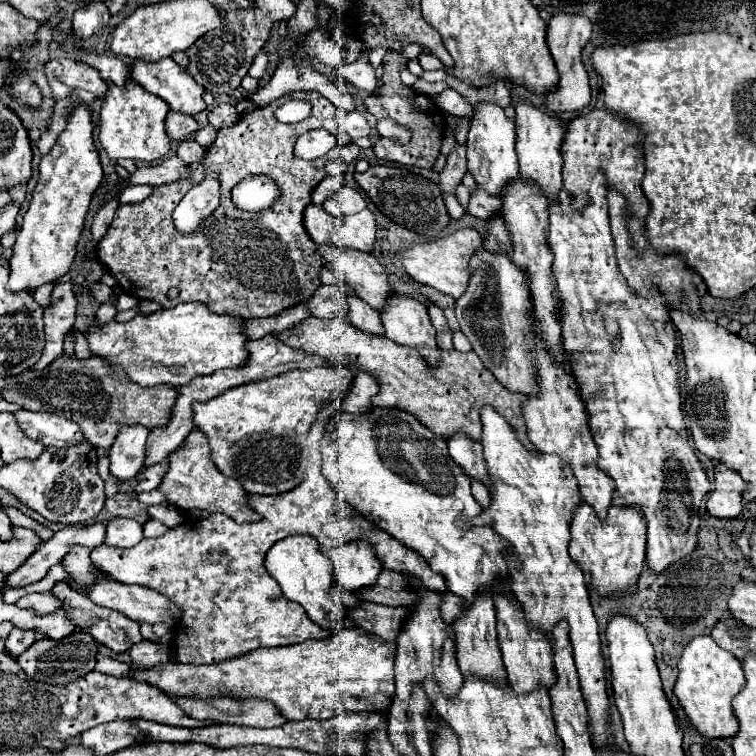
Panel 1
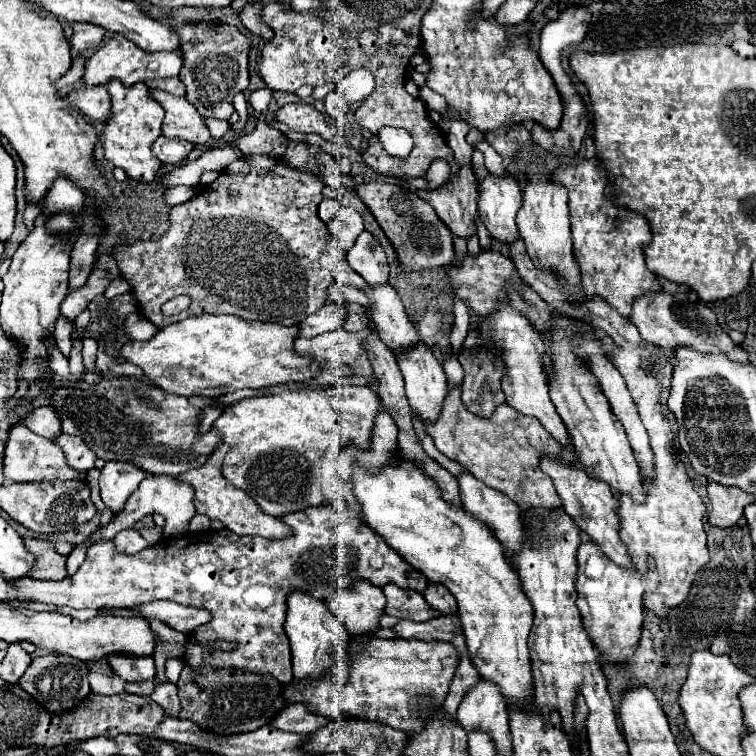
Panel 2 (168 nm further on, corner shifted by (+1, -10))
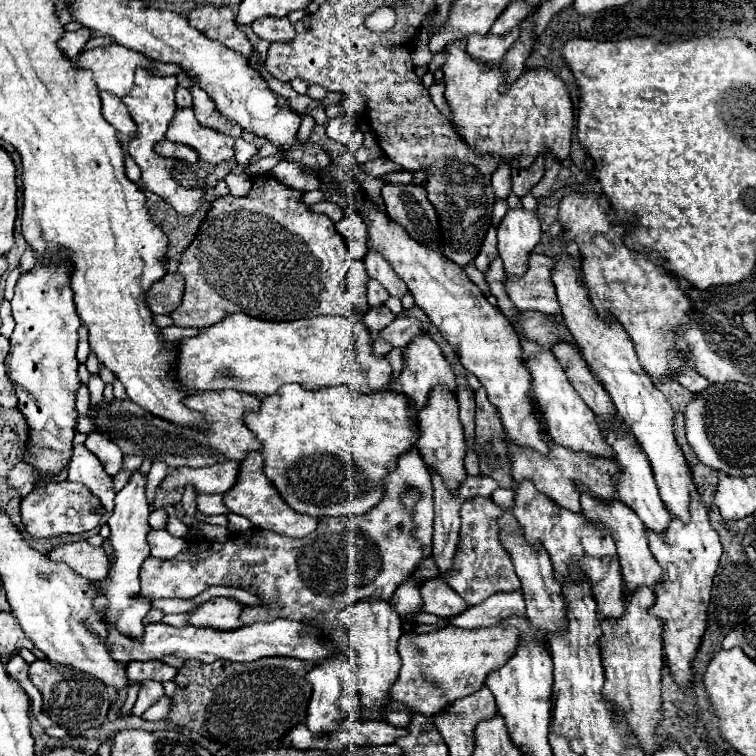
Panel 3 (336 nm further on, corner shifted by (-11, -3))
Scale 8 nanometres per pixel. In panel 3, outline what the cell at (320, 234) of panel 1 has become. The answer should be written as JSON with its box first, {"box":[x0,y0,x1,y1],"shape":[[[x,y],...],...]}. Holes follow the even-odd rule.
{"box":[366,278,388,306],"shape":[[[374,278],[368,280],[366,292],[368,292],[368,306],[382,306],[384,300],[388,298],[388,292],[384,290],[384,286],[380,286]]]}

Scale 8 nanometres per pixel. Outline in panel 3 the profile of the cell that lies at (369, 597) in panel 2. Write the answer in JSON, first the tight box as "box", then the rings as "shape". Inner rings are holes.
{"box":[338,598,402,720],"shape":[[[366,598],[340,610],[338,618],[346,626],[350,634],[350,646],[356,652],[354,660],[358,666],[358,694],[364,708],[364,718],[376,720],[380,708],[390,702],[388,686],[392,686],[392,680],[396,680],[396,672],[400,670],[400,656],[396,656],[396,640],[402,636],[400,616],[396,614],[390,600]]]}

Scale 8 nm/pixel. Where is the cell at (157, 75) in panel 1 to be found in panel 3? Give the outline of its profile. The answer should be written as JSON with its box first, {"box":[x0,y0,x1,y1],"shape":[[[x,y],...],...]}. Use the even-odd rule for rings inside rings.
{"box":[166,106,234,164],"shape":[[[192,106],[180,108],[166,132],[168,140],[192,146],[208,164],[222,164],[234,158],[234,138],[196,120]]]}

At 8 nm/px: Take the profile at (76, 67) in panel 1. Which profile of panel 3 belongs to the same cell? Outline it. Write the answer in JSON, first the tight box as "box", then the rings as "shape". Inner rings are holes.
{"box":[100,92,136,136],"shape":[[[100,92],[100,100],[102,100],[102,116],[124,136],[130,136],[132,132],[136,132],[136,126],[132,124],[132,118],[128,114],[126,104],[114,96],[112,92]]]}

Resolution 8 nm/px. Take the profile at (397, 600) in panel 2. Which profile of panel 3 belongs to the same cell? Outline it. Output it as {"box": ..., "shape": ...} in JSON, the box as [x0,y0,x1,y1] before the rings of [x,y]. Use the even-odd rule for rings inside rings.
{"box":[418,578,468,618],"shape":[[[430,578],[422,580],[418,584],[420,596],[422,596],[422,612],[436,614],[440,618],[452,618],[468,606],[458,592],[454,592],[446,582]]]}

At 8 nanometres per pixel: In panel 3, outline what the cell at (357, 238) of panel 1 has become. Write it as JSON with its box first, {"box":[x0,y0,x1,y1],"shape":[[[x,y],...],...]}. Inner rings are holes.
{"box":[364,248,406,298],"shape":[[[370,248],[364,256],[364,266],[366,266],[368,276],[376,278],[388,290],[390,296],[396,296],[396,298],[404,296],[404,292],[406,292],[404,280],[400,280],[400,276],[394,272],[392,264],[384,256],[380,256],[380,252]]]}

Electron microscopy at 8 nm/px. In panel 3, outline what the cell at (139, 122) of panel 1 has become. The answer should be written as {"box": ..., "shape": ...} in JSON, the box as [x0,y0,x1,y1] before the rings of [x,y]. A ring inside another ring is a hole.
{"box":[122,70,208,216],"shape":[[[138,70],[136,80],[134,80],[134,88],[130,90],[130,94],[126,94],[122,98],[122,102],[128,106],[130,116],[136,122],[136,134],[128,142],[128,154],[142,170],[142,186],[146,190],[152,190],[158,196],[166,198],[174,206],[174,210],[180,212],[182,216],[188,216],[198,210],[198,202],[208,188],[206,186],[208,172],[200,164],[190,164],[186,160],[166,158],[154,150],[156,142],[164,140],[166,130],[178,110],[176,98],[174,98],[176,86],[178,86],[176,76],[148,76],[144,70]]]}

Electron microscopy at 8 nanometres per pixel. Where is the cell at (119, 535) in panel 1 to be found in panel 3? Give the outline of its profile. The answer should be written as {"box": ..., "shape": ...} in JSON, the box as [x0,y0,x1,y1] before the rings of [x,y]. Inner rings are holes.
{"box":[148,530,188,560],"shape":[[[150,530],[148,544],[150,544],[150,554],[162,560],[172,558],[184,552],[184,548],[188,548],[184,538],[174,538],[172,534],[168,534],[168,530]]]}

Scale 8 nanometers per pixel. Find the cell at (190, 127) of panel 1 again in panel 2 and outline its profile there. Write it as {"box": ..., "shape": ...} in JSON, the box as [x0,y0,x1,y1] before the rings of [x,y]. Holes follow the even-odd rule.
{"box":[152,137,194,165],"shape":[[[158,137],[152,145],[154,155],[164,163],[164,165],[178,165],[182,163],[188,153],[194,149],[192,143],[188,141],[180,141],[180,139],[168,139],[168,137]]]}

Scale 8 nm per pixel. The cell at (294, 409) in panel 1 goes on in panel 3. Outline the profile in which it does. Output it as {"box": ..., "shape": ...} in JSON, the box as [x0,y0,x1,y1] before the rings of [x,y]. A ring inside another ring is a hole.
{"box":[244,384,416,516],"shape":[[[286,384],[276,394],[264,396],[258,410],[244,414],[244,424],[260,440],[264,474],[296,512],[310,516],[358,516],[380,502],[380,480],[396,468],[396,456],[414,446],[416,430],[408,420],[408,398],[394,390],[360,394],[348,386],[306,390]]]}

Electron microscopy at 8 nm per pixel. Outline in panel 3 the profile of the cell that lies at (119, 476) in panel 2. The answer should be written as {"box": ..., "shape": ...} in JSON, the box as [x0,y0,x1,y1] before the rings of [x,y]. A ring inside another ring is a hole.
{"box":[104,470,150,636],"shape":[[[134,470],[126,486],[116,494],[116,508],[108,520],[110,526],[110,542],[116,554],[116,560],[110,568],[110,584],[104,584],[104,596],[108,598],[110,606],[106,610],[106,620],[116,624],[120,632],[126,636],[140,636],[144,632],[144,616],[150,610],[150,602],[140,598],[140,580],[138,580],[138,570],[142,560],[148,558],[148,542],[146,542],[146,528],[150,530],[148,524],[148,514],[150,514],[150,504],[146,498],[146,480],[148,476],[142,474],[140,470]]]}

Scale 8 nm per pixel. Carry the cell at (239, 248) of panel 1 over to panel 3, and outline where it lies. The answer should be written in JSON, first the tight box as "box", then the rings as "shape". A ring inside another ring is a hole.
{"box":[170,174,352,328],"shape":[[[270,174],[254,176],[252,188],[246,196],[238,198],[228,194],[216,198],[200,224],[196,238],[182,254],[184,256],[180,258],[178,272],[186,280],[186,292],[182,304],[170,314],[176,326],[204,328],[234,312],[244,312],[262,320],[298,320],[320,314],[352,314],[344,312],[344,306],[340,304],[346,288],[346,274],[342,270],[346,262],[344,238],[340,238],[340,232],[326,214],[310,210],[310,206],[302,200],[300,190],[286,186]]]}

